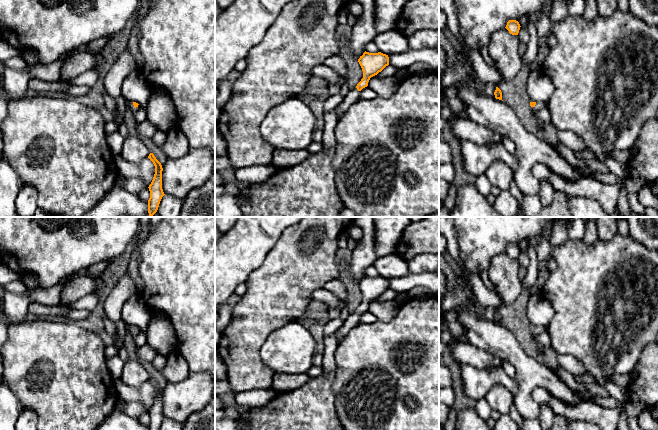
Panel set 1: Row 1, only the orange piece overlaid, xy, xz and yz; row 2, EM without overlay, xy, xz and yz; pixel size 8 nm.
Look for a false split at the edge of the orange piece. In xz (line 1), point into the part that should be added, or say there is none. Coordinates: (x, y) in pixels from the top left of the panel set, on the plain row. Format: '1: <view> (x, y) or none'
1: xz (352, 321)

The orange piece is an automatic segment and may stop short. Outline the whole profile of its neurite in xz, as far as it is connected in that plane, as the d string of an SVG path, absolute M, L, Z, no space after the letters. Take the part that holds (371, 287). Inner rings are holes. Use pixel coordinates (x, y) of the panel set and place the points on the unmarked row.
M364 276L358 283L358 286L363 295L363 302L357 308L356 312L351 314L349 318L343 323L337 332L337 342L340 343L345 336L358 325L358 319L360 315L368 310L368 306L371 301L377 299L386 290L389 289L389 281L381 276L369 277Z

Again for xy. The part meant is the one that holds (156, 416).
M150 377L148 382L153 386L155 390L155 398L151 408L149 409L150 422L148 424L148 430L159 430L162 421L165 419L162 413L162 389L156 383L153 377Z

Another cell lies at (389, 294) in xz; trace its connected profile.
M388 289L381 296L379 296L376 300L380 302L384 302L384 301L389 301L389 300L403 301L405 299L407 299L406 293L399 293L395 290Z

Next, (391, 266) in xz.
M396 253L378 257L373 266L376 268L379 275L386 279L400 278L410 273L408 262Z

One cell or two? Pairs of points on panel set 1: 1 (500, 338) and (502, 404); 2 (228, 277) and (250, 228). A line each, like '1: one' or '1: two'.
1: two
2: one

